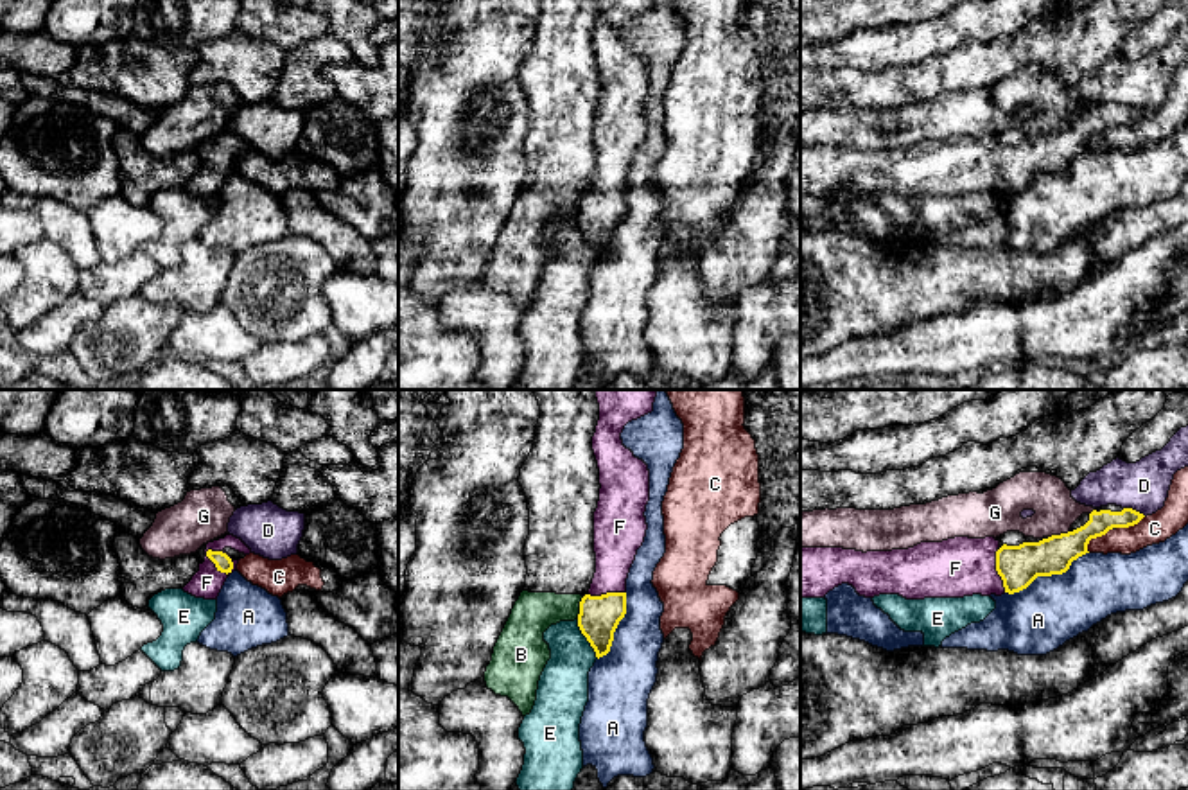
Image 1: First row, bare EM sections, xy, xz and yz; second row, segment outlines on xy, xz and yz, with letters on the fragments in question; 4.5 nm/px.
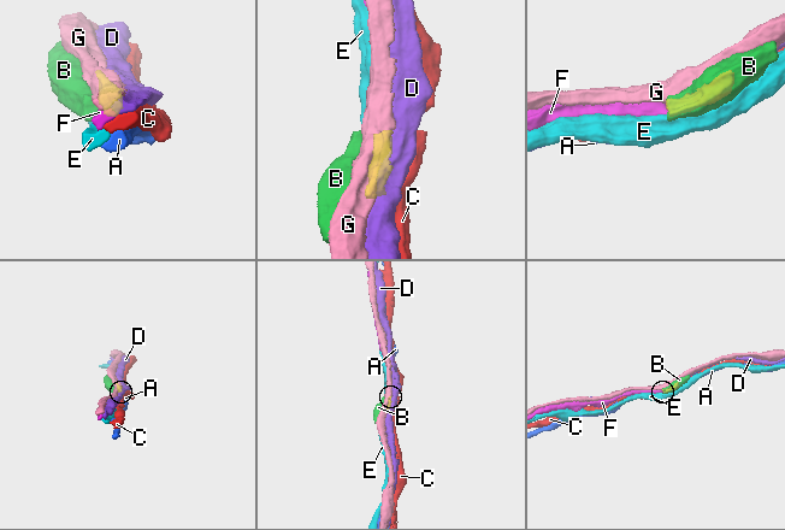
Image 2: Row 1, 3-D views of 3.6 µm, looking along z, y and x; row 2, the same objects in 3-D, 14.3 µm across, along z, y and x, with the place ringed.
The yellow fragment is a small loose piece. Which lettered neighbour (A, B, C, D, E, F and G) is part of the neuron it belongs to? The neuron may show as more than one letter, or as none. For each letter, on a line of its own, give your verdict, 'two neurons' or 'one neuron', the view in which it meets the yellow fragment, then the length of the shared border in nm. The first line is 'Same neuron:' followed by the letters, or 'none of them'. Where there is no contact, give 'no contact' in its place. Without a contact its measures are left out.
Same neuron: F
A: two neurons; meets yellow in yz; contact 420 nm long
B: two neurons; meets yellow in xz; contact 110 nm long
C: two neurons; meets yellow in yz; contact 160 nm long
D: two neurons; meets yellow in yz; contact 110 nm long
E: two neurons; meets yellow in xz; contact 200 nm long
F: one neuron; meets yellow in xy; contact 160 nm long
G: two neurons; meets yellow in yz; contact 100 nm long

